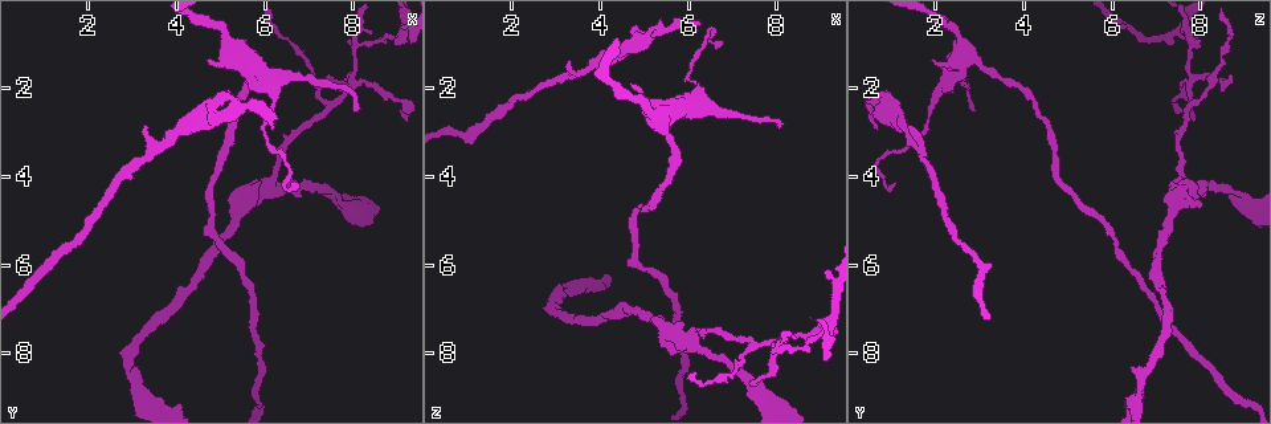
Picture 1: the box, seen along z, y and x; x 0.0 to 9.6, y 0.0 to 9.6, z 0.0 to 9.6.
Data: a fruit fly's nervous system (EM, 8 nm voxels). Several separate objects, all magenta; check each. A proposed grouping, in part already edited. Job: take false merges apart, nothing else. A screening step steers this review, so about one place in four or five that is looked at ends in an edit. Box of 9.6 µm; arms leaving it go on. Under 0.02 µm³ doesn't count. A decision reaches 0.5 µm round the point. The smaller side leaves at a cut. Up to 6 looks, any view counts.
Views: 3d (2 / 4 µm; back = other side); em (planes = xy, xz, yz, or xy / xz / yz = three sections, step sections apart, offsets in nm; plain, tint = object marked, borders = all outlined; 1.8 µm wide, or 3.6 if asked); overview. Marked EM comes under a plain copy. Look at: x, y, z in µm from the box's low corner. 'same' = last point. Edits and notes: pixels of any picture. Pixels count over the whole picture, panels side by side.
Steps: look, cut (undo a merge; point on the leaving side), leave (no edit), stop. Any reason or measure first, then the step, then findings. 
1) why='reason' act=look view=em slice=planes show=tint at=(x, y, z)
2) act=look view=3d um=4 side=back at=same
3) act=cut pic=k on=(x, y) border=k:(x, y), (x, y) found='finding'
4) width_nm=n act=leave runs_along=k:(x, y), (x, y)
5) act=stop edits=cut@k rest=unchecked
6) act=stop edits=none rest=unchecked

why='sharp bend' act=look view=em slice=planes show=tint at=(8.00, 1.10, 7.85)

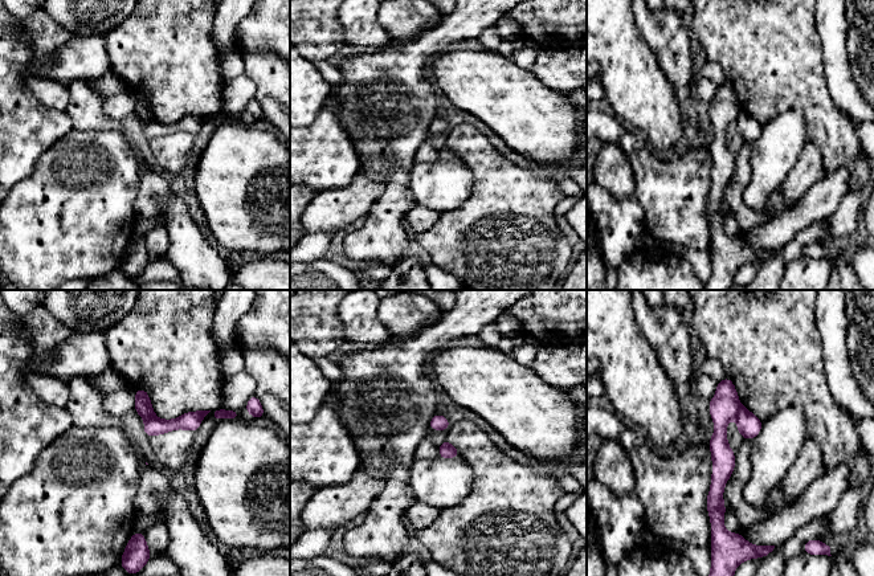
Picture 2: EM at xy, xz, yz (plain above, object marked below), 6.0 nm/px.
act=cut pic=2 on=(152, 427) border=2:(154, 416), (143, 419) found='two neurons meet here'

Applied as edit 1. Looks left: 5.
why='three-way junction' act=look view=em um=3.6 slice=planes show=tint at=(5.50, 1.25, 2.80)

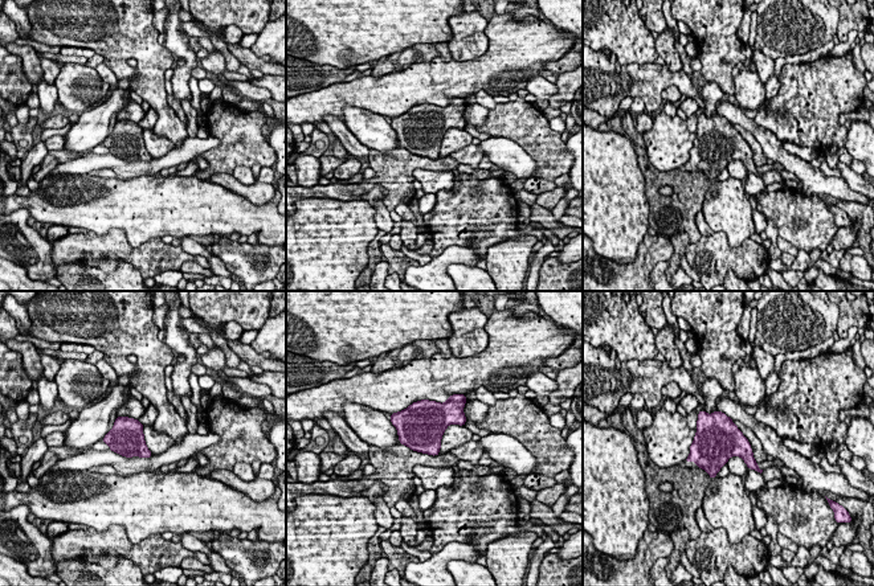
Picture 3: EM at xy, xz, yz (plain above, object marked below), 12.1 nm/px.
act=leave found='one neuron here'

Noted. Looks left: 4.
why='three-way junction' act=look view=3d um=2 at=(4.45, 2.75, 1.20)

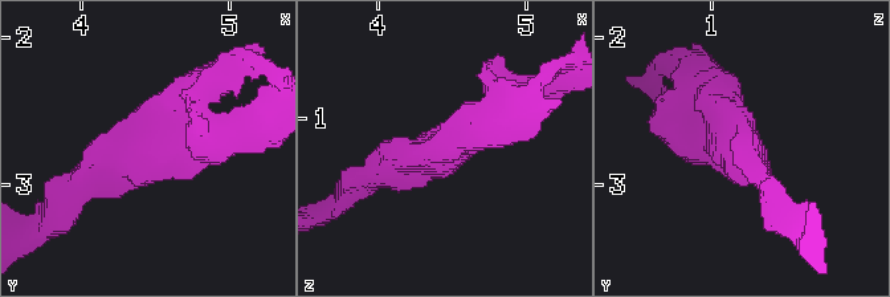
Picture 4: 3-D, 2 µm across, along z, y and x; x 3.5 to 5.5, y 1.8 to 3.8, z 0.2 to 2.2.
arms=3 arm_widths_nm=190,200,220 why='need the tissue' act=look view=em slice=planes show=tint at=(4.50, 2.76, 1.16)

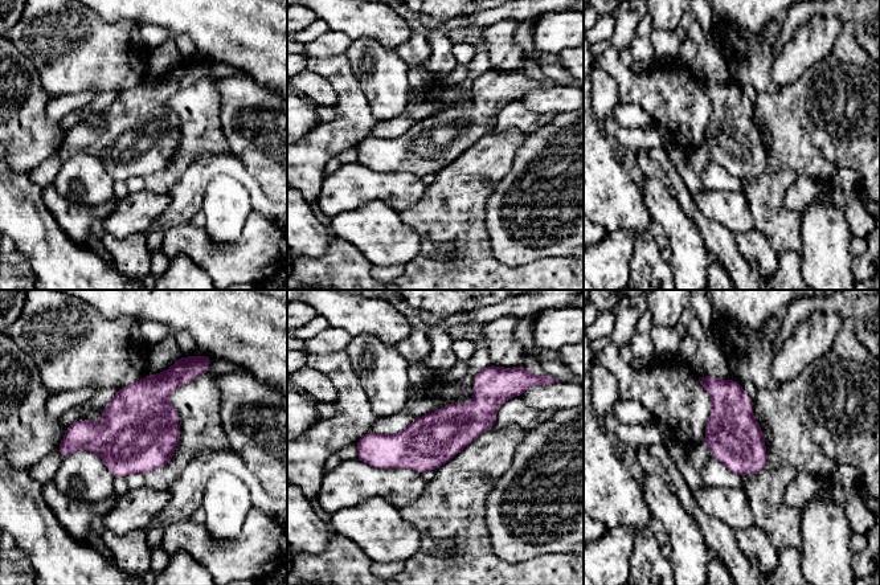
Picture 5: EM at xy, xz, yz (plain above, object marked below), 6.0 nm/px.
act=leave runs_along=5:(503, 397), (422, 446), (361, 457) found='one neuron here'

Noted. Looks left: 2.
act=stop edits=cut@2 rest=unchecked

